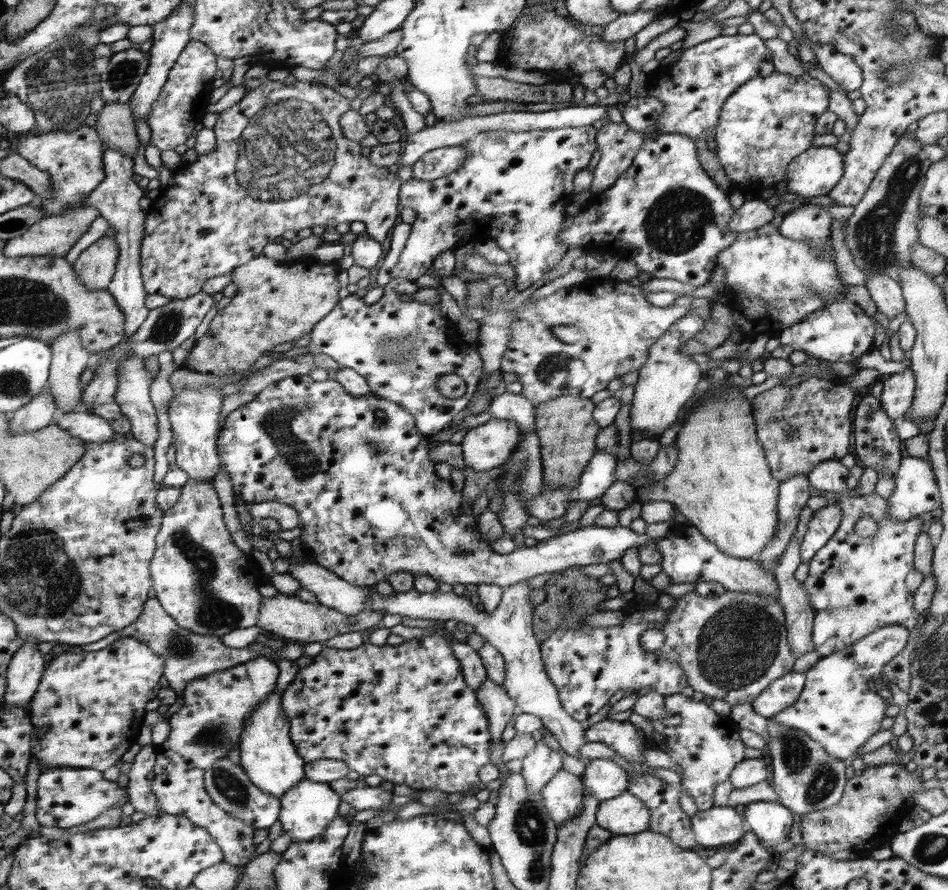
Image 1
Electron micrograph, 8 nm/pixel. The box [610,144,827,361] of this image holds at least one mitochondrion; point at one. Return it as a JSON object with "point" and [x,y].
{"point":[678,222]}

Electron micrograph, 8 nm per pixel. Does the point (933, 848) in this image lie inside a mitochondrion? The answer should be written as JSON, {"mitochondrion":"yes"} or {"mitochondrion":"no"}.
{"mitochondrion":"yes"}

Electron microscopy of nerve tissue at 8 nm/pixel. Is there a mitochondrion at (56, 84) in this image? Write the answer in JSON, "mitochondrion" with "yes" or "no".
{"mitochondrion":"yes"}

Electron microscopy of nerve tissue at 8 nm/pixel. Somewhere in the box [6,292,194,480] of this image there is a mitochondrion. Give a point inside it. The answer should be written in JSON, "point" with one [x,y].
{"point":[167,324]}

